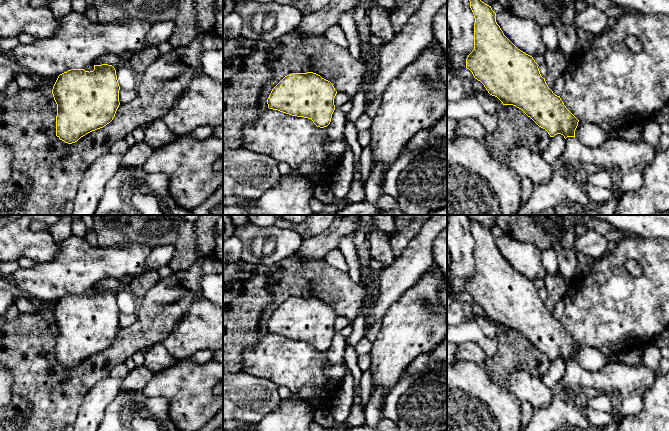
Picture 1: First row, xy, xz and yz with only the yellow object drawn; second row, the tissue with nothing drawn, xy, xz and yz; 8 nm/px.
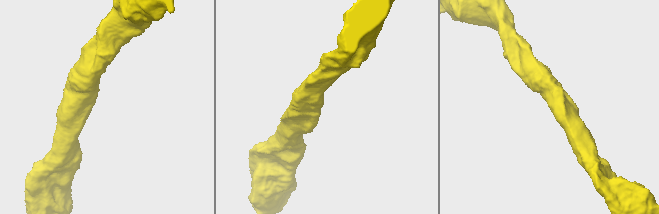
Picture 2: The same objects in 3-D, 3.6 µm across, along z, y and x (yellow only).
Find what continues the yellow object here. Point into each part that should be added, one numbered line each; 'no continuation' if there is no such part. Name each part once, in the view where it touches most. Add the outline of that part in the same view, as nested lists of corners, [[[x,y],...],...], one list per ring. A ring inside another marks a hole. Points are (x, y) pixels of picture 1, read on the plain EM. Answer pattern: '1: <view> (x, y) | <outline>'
no continuation

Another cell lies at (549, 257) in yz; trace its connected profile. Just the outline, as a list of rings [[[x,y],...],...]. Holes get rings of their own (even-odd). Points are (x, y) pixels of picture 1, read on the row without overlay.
[[[554,248],[542,251],[542,265],[547,275],[557,275],[560,273],[557,262],[557,251]]]

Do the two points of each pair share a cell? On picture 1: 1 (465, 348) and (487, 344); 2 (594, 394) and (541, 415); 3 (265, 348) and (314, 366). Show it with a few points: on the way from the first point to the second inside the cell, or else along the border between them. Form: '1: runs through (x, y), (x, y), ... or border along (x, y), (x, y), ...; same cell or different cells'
1: border along (458, 344), (473, 341), (487, 356); different cells
2: runs through (581, 396), (562, 415), (554, 415); same cell
3: runs through (277, 358), (287, 363), (302, 365); same cell

